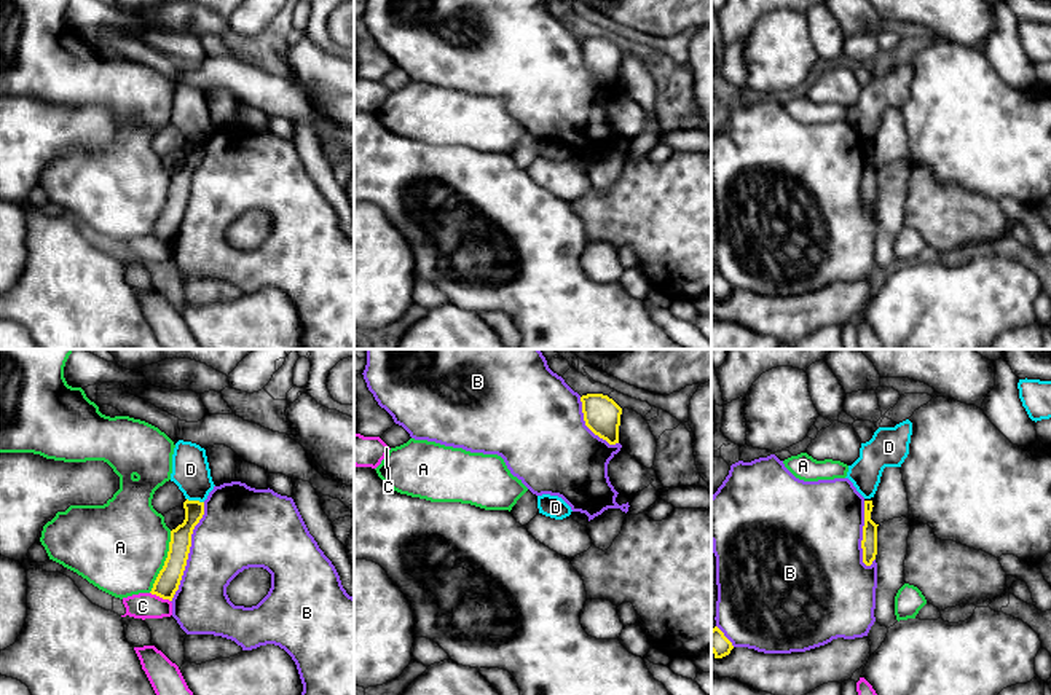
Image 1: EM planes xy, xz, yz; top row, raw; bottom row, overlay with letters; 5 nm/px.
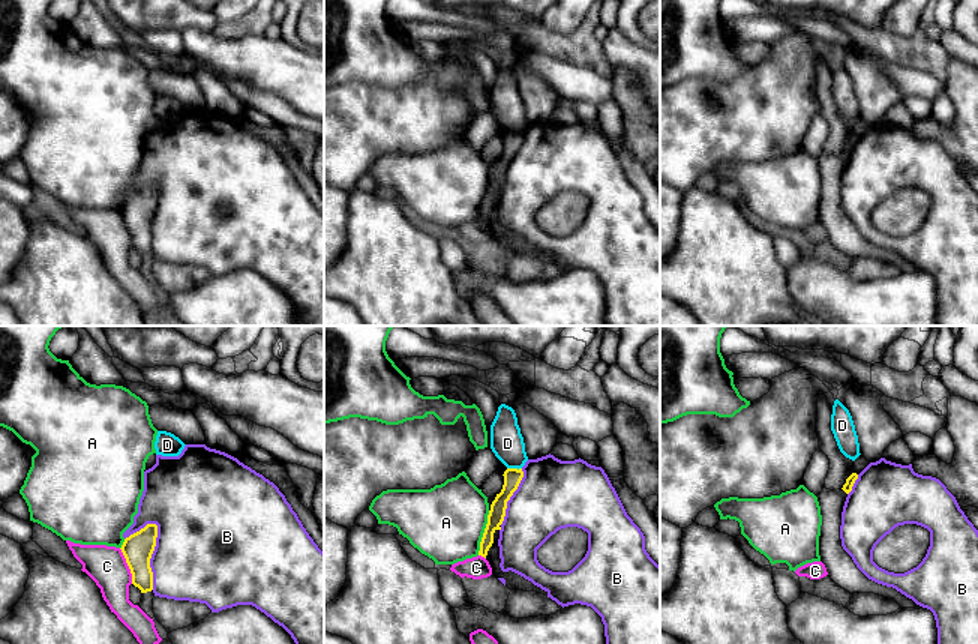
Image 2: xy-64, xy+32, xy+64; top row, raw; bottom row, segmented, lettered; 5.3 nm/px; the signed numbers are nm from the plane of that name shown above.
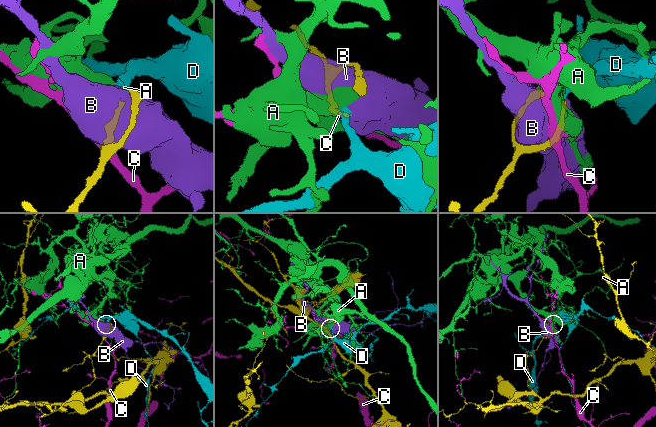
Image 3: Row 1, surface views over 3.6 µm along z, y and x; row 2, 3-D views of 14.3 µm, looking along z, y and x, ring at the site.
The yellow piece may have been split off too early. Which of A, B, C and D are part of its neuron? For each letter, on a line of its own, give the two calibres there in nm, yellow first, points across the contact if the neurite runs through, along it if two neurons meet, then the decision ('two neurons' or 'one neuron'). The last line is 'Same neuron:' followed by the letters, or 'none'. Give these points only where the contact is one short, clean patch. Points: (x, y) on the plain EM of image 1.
A: 120 nm thick on the yellow side, 460 nm on the other; two neurons
B: 120 nm thick on the yellow side, 360 nm on the other; two neurons
C: 120 nm thick on the yellow side, 130 nm on the other; two neurons
D: 110 nm thick on the yellow side, 190 nm on the other; two neurons
Same neuron: none

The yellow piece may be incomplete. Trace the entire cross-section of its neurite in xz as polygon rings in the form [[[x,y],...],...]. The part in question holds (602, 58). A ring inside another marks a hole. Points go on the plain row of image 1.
[[[603,37],[582,38],[581,45],[585,69],[609,88],[619,86],[622,51]]]

